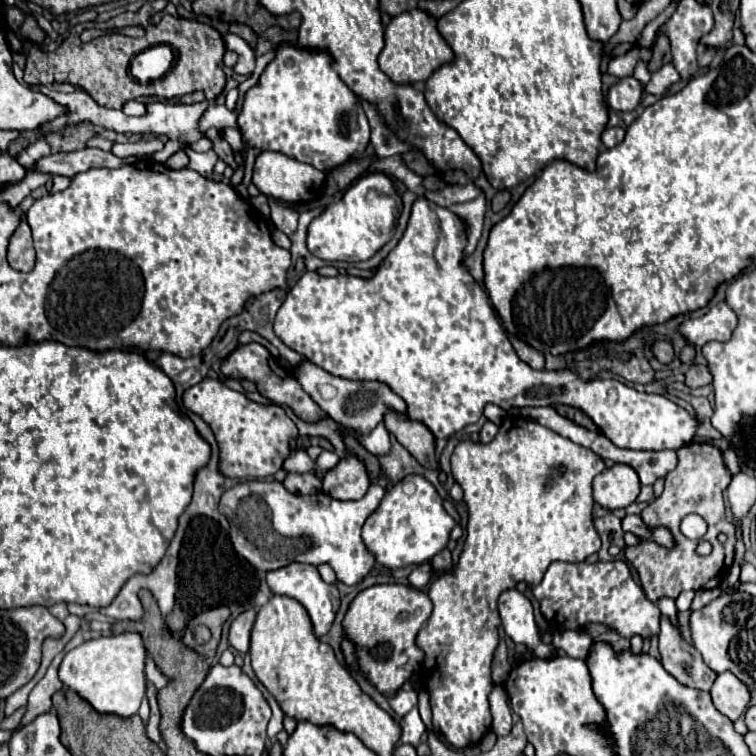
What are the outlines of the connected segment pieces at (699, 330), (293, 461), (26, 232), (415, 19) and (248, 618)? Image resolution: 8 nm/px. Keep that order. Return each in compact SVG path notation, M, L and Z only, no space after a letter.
M726 302L714 304L704 316L690 318L680 326L680 334L694 346L702 348L706 342L728 342L738 326L736 314Z
M292 448L290 454L284 458L284 466L282 470L286 470L288 474L304 474L304 472L314 472L314 466L312 466L312 458L306 454L306 450L296 450Z
M22 214L20 216L20 222L22 224L16 228L16 232L12 234L10 244L8 244L8 264L14 270L20 270L20 272L32 270L34 260L36 260L34 246L32 246L32 236L30 236L30 228L26 226L24 218L26 216Z
M414 8L394 16L390 24L386 26L384 38L386 38L386 46L380 52L378 64L380 64L380 70L388 74L394 82L402 82L402 84L422 82L422 80L428 80L428 76L436 68L454 62L454 52L446 44L446 40L440 36L436 28L436 18L428 14L426 10Z
M252 608L242 612L240 616L236 616L230 624L230 630L228 630L228 644L238 650L240 654L246 654L248 652L248 646L250 646L250 628L254 624L254 618L256 618L256 610Z

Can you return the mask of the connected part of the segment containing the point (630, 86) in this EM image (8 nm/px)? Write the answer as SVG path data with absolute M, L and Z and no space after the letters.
M620 78L614 86L608 90L608 106L616 112L630 112L638 106L642 94L642 86L634 78Z

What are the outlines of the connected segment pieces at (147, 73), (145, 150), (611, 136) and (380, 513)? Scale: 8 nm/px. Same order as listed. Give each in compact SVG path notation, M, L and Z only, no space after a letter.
M158 44L158 46L152 46L152 48L140 52L132 60L130 72L142 84L144 82L156 82L174 66L174 60L176 60L174 50L166 44Z
M160 138L154 140L140 140L140 142L124 142L124 144L114 144L112 152L118 158L128 158L128 156L138 156L138 158L150 158L154 152L162 150L164 142Z
M616 126L616 128L606 128L604 134L602 134L602 142L604 142L606 148L614 148L616 144L620 144L620 142L624 140L624 134L626 134L626 130L620 128L620 126Z
M406 476L392 486L382 498L376 514L368 518L362 528L362 538L368 550L376 554L376 560L386 568L404 568L408 564L420 564L430 560L450 540L450 530L456 526L454 518L444 510L442 498L436 488L424 476Z

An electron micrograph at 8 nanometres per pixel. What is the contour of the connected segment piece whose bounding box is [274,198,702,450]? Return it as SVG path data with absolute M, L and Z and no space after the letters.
M426 198L416 200L404 236L380 262L372 278L324 278L316 272L306 272L292 286L276 314L276 336L288 348L334 376L388 384L406 402L406 418L422 422L434 438L448 438L464 426L478 422L486 404L496 404L506 412L512 408L570 404L588 414L600 432L620 448L676 450L694 440L702 420L666 396L638 392L618 380L582 382L570 370L532 370L524 364L504 334L488 302L488 294L464 264L466 240L468 226L460 216Z

